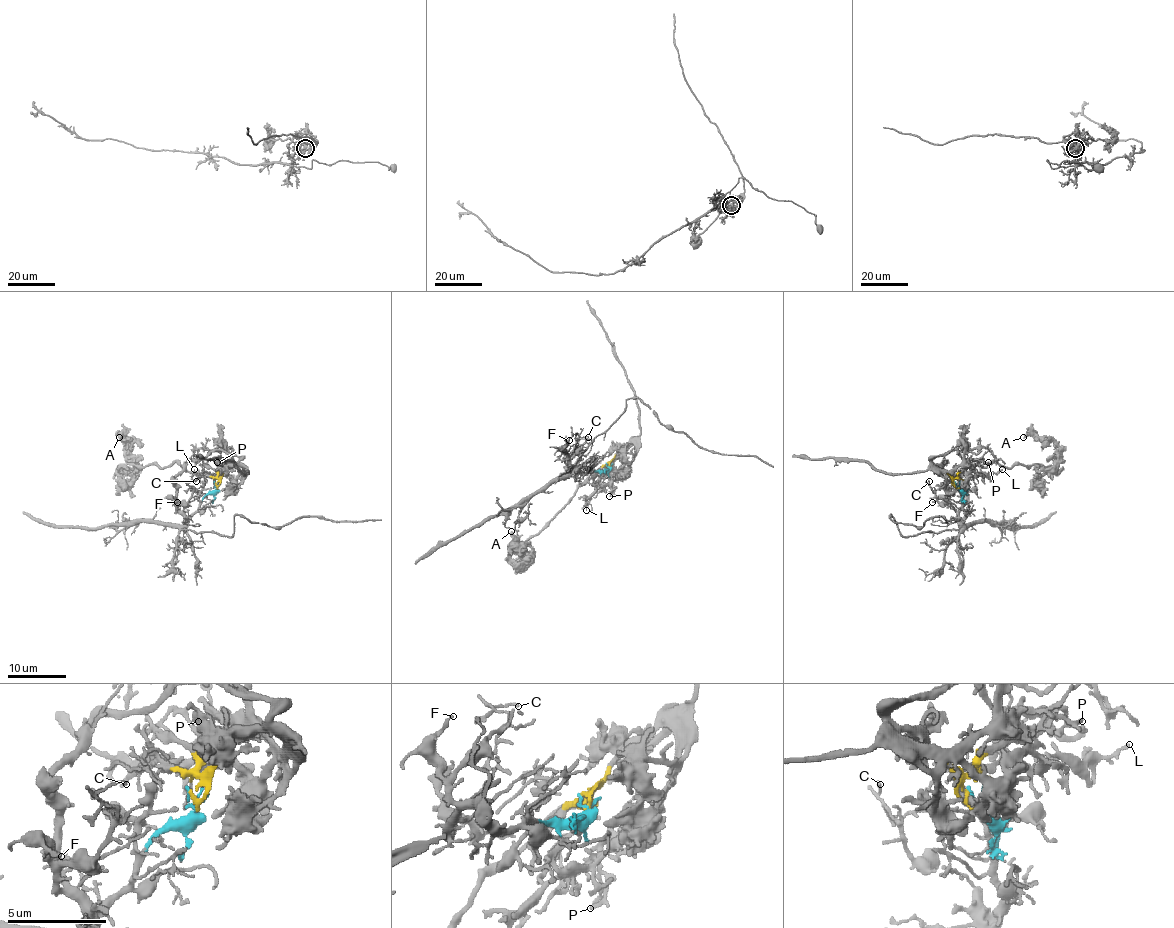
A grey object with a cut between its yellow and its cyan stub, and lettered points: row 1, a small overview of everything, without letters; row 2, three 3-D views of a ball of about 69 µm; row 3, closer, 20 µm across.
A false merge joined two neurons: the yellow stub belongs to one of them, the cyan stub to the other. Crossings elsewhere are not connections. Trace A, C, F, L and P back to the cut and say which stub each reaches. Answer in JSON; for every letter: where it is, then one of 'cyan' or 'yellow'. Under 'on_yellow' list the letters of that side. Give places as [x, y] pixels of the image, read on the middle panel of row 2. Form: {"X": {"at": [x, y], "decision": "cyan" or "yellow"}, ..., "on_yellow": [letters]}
{"A": {"at": [511, 531], "decision": "yellow"}, "C": {"at": [588, 437], "decision": "cyan"}, "F": {"at": [569, 440], "decision": "cyan"}, "L": {"at": [586, 510], "decision": "yellow"}, "P": {"at": [609, 496], "decision": "yellow"}, "on_yellow": ["A", "L", "P"]}

